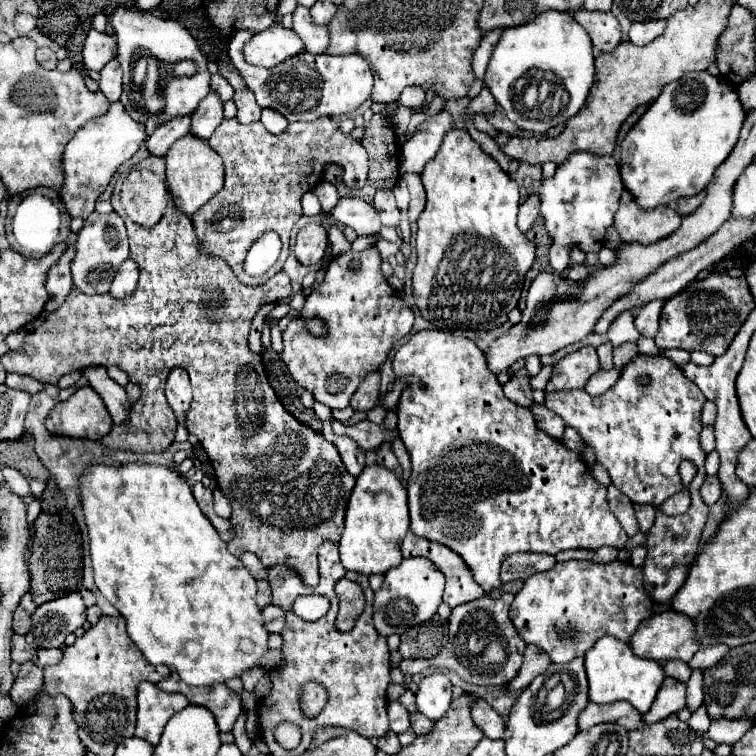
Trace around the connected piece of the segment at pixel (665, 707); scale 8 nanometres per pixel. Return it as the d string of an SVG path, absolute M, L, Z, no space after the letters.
M667 678L657 692L657 698L651 706L651 710L643 715L643 720L647 725L659 722L667 718L669 714L675 714L687 706L687 686L685 682L679 682L675 678Z

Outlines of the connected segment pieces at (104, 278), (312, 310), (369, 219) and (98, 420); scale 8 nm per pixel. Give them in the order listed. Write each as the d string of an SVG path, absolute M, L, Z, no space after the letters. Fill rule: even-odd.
M93 212L85 220L85 226L79 232L75 250L77 250L77 254L75 254L75 260L71 266L73 286L77 290L81 290L83 294L105 294L105 292L109 292L117 268L129 258L129 242L127 242L123 218L117 212L109 212L109 214Z
M377 248L363 252L345 252L331 260L323 282L305 300L305 318L323 318L329 324L329 336L317 338L303 324L291 322L283 330L283 354L295 384L309 390L317 402L329 408L345 408L361 380L377 372L385 362L393 344L409 334L413 326L413 310L387 284L381 272L381 256ZM359 262L357 268L353 264Z
M339 198L331 210L331 218L335 224L351 226L359 236L371 236L381 230L381 220L373 204L357 198Z
M79 388L69 400L59 402L49 418L47 430L57 436L101 440L109 434L113 420L93 388Z

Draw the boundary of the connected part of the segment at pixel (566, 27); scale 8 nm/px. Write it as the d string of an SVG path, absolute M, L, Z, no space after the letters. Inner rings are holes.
M557 10L541 12L529 24L507 28L493 50L487 74L483 78L483 84L493 92L495 100L503 106L507 118L517 128L533 134L543 134L549 128L567 122L571 116L575 116L583 106L593 82L595 82L595 66L593 66L593 44L589 40L589 34L567 12ZM529 70L555 74L549 86L557 88L551 90L549 96L537 108L529 108L523 102L523 94L515 92L515 82L527 76Z

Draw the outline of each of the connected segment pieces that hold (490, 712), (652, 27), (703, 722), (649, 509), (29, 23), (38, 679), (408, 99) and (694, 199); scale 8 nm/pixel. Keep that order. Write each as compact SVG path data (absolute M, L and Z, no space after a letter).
M479 700L473 706L473 714L471 716L473 716L473 722L483 730L483 734L487 738L493 738L493 740L503 738L503 734L505 734L505 720L485 700Z
M649 20L649 24L637 22L629 30L629 40L637 46L645 46L645 44L653 42L657 36L661 36L661 32L665 32L665 28L667 28L667 20Z
M701 704L701 706L691 714L691 718L689 718L689 726L691 726L693 730L697 730L699 734L705 734L707 728L709 728L709 724L711 724L709 714L705 712L705 704Z
M633 504L635 506L635 514L637 514L637 520L639 520L639 528L643 532L647 532L651 526L653 526L653 520L655 520L655 514L657 510L649 504Z
M19 13L15 16L15 28L19 34L29 34L35 28L35 18L26 13Z
M33 660L21 664L21 672L19 678L13 682L11 688L11 700L19 706L23 706L25 702L29 702L31 698L37 696L37 692L43 686L43 668L37 666Z
M409 86L409 88L405 88L403 92L401 92L401 98L399 98L399 102L403 104L403 106L411 106L411 108L419 108L419 106L423 106L423 102L425 102L425 88L421 90L421 88L413 88L413 86Z
M699 192L699 194L695 194L695 196L683 196L681 200L677 200L677 212L679 212L681 216L691 214L691 212L703 202L703 198L705 198L705 192Z

